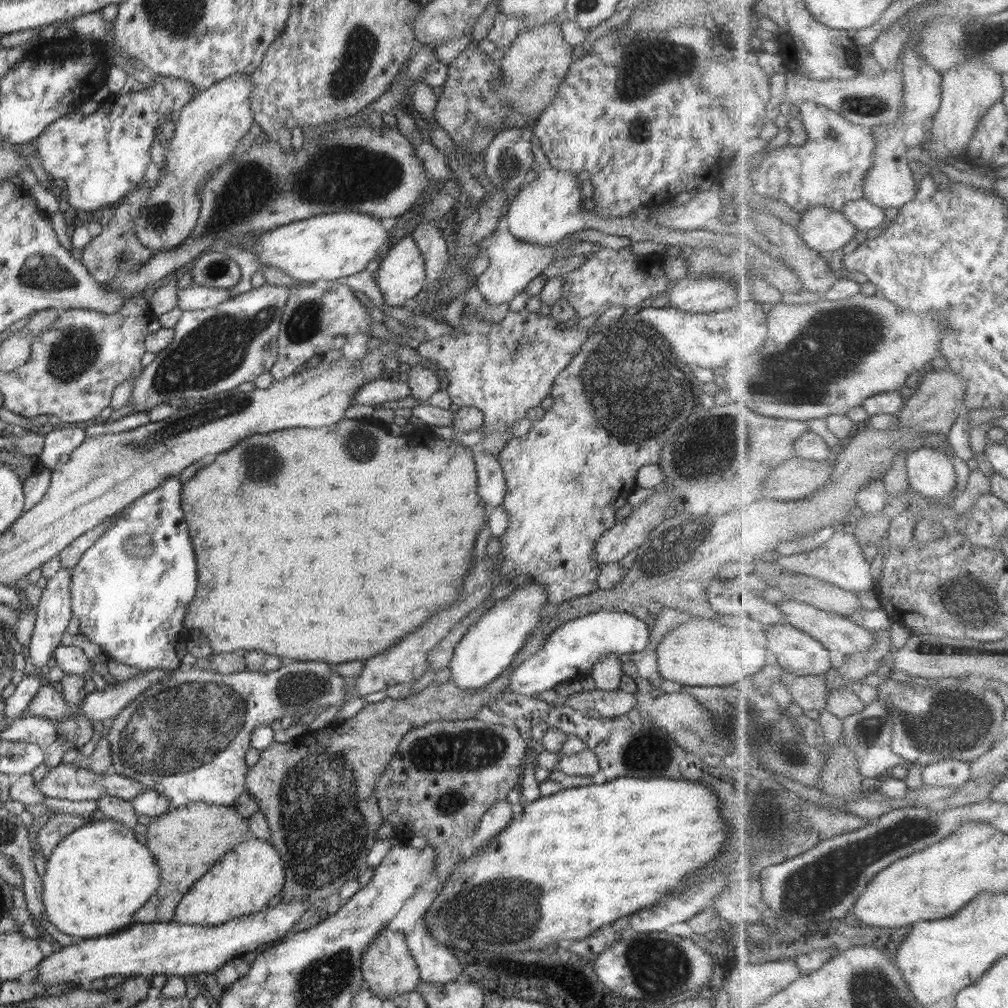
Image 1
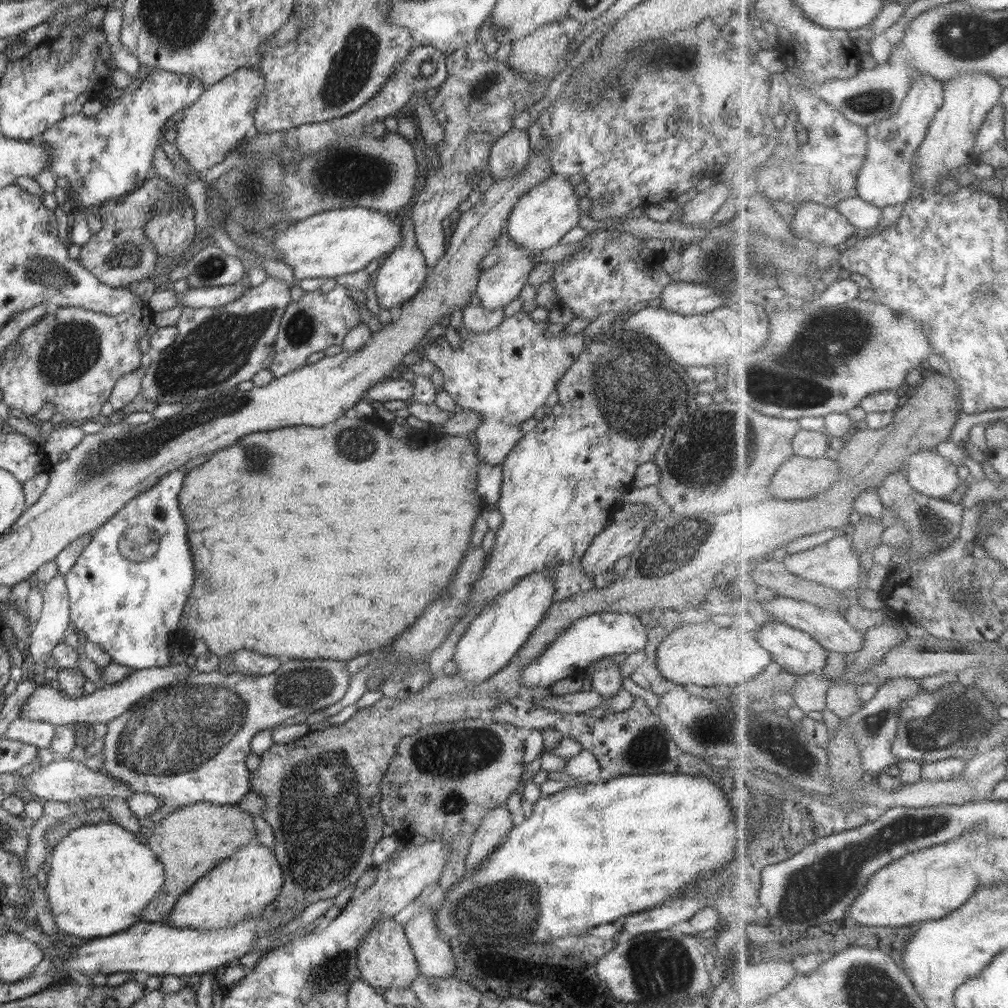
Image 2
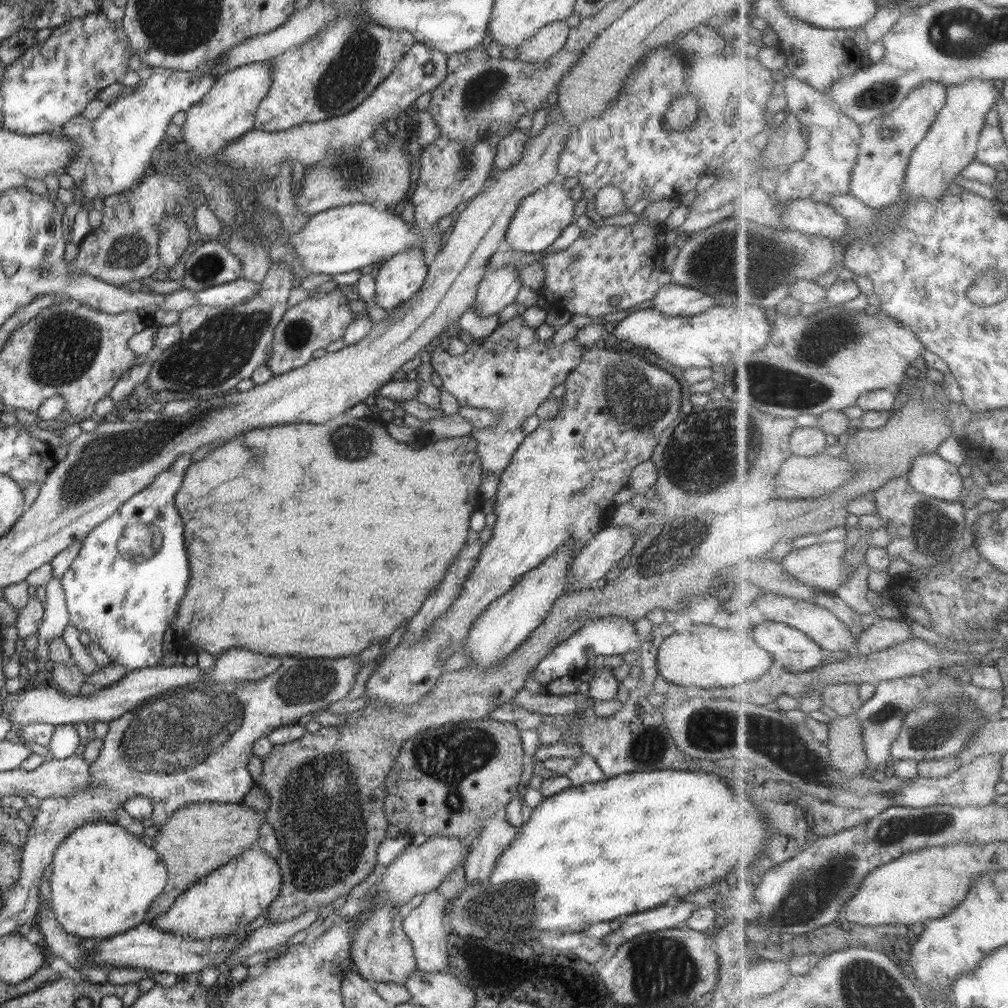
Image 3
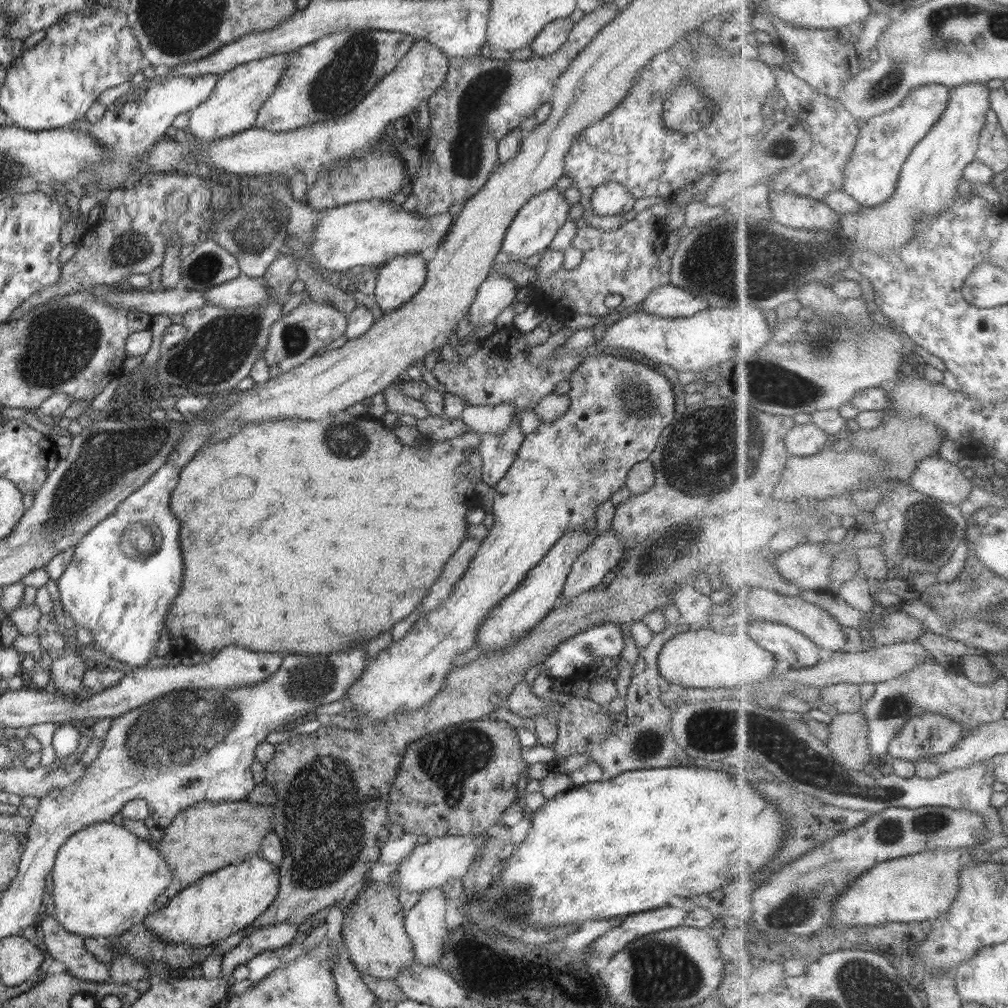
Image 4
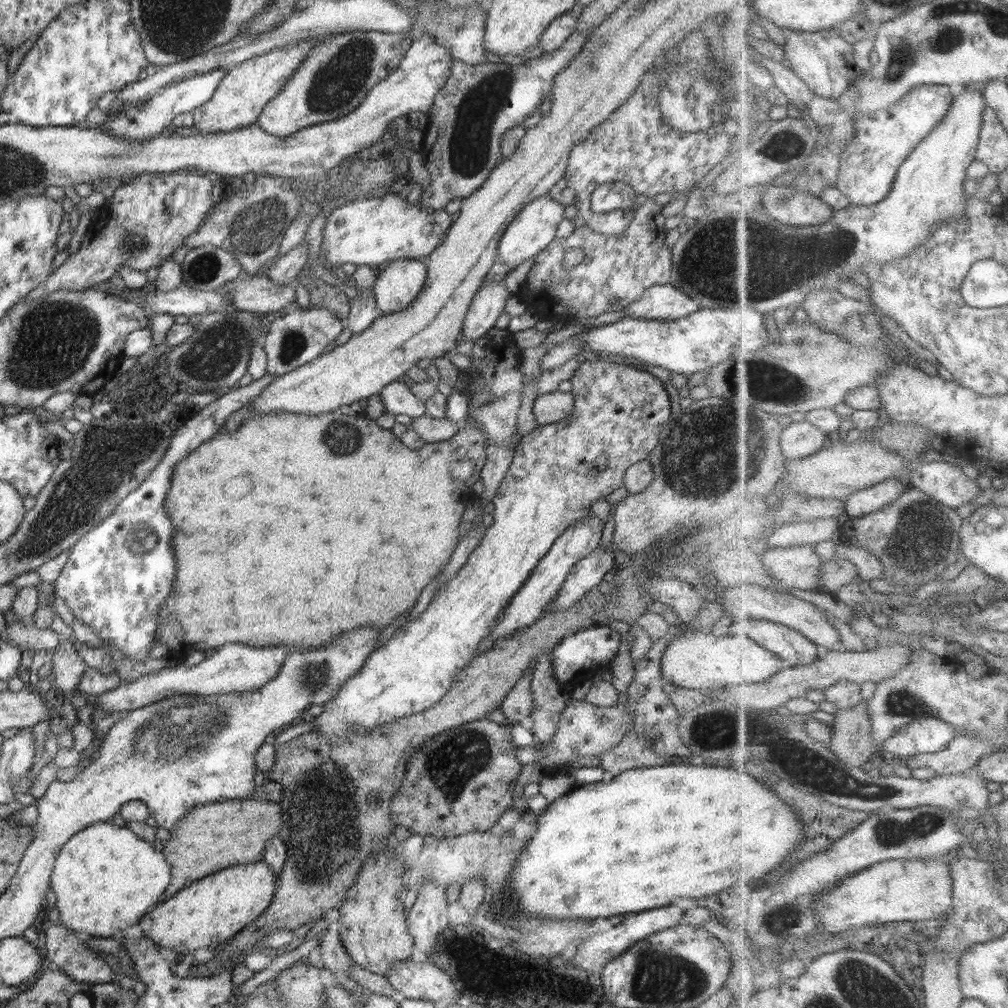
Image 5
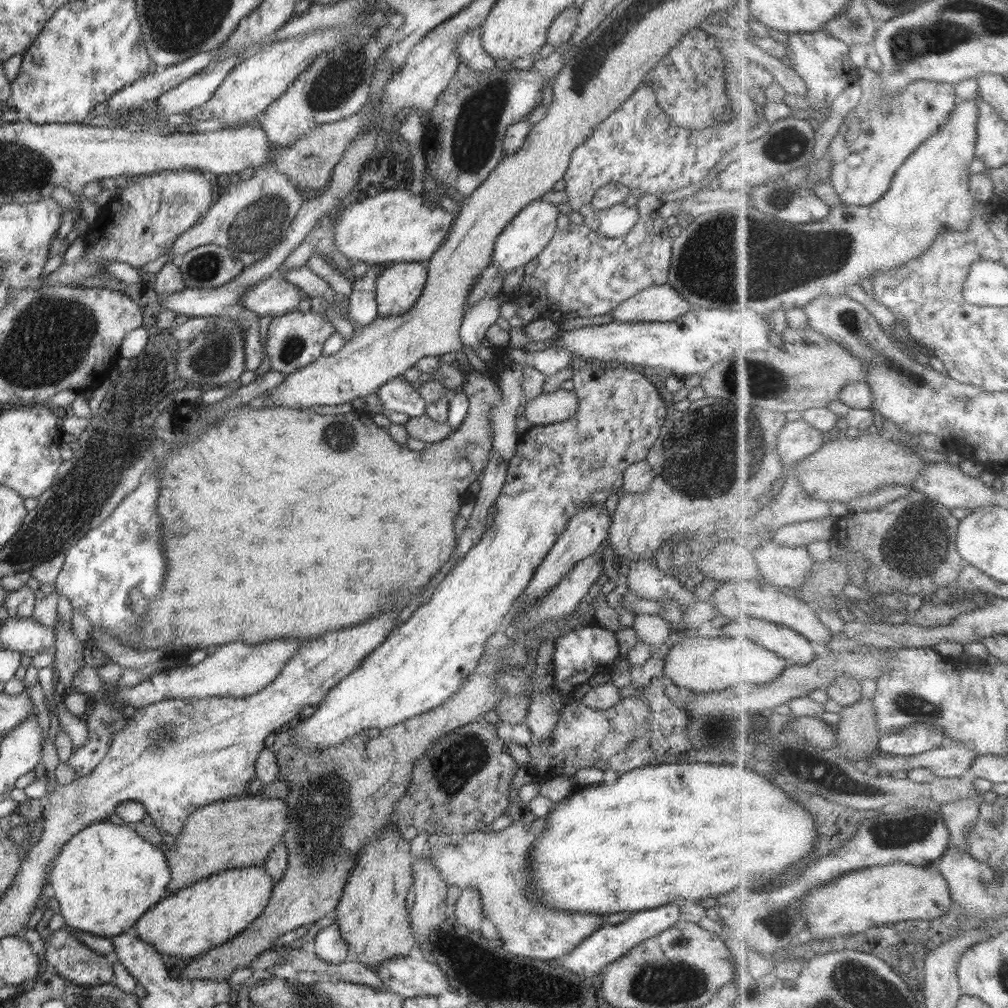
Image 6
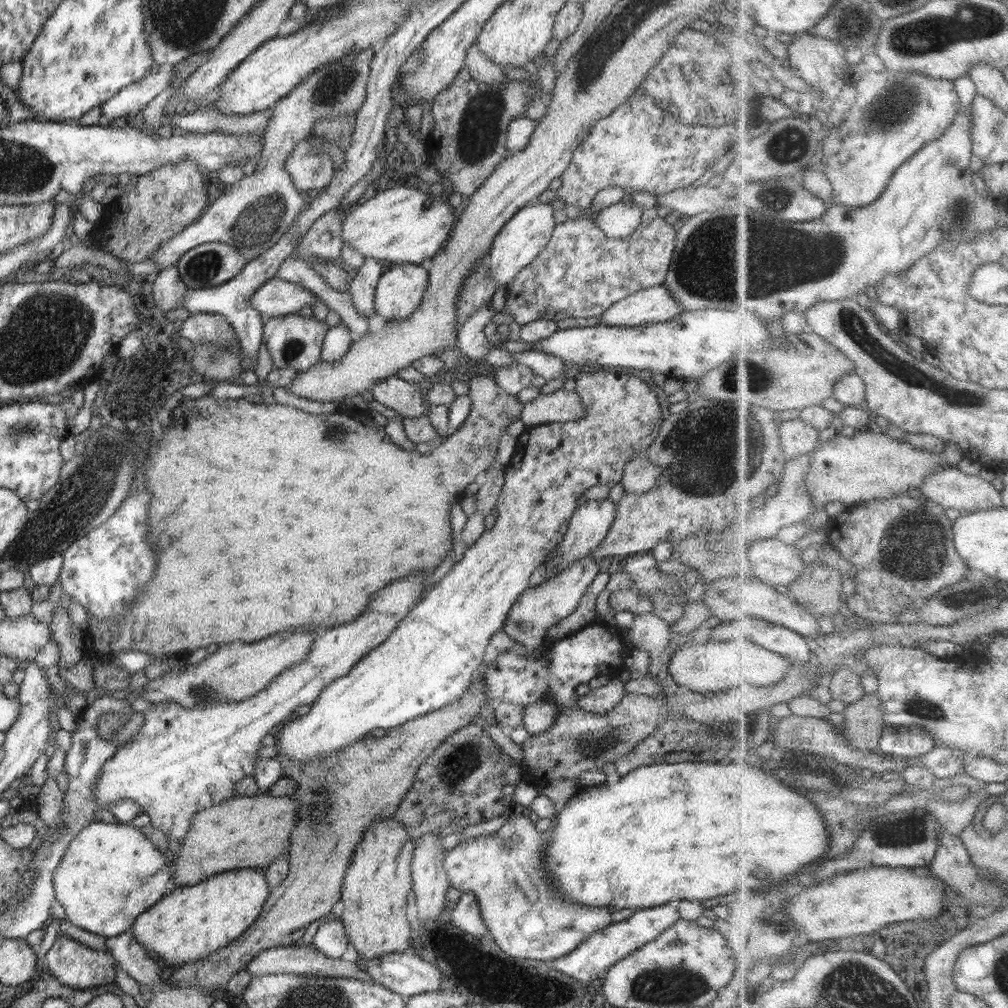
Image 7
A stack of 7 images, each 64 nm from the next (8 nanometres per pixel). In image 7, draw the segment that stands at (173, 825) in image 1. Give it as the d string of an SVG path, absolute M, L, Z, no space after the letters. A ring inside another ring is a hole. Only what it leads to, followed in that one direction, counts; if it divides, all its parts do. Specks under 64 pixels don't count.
M254 795L236 796L228 801L200 810L192 817L192 826L189 833L181 842L182 847L178 853L174 853L176 863L172 866L172 888L176 886L194 886L212 875L220 874L229 870L242 868L264 868L290 848L289 840L292 834L292 826L296 824L298 814L298 802L290 797Z

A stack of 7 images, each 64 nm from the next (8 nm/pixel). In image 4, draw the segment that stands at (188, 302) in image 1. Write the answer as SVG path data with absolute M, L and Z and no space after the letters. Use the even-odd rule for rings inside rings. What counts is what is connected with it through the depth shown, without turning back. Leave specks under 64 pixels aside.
M244 274L203 292L207 302L224 308L255 308L267 304L269 294L271 292L263 276L252 278Z

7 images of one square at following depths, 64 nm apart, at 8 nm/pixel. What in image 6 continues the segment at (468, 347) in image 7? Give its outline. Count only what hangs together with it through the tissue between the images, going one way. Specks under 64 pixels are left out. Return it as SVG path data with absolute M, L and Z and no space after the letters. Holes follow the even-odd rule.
M502 290L491 292L481 298L480 302L466 309L459 330L459 338L463 346L469 346L476 352L480 346L486 344L486 332L490 326L496 324L500 316L501 305L498 296L502 293Z

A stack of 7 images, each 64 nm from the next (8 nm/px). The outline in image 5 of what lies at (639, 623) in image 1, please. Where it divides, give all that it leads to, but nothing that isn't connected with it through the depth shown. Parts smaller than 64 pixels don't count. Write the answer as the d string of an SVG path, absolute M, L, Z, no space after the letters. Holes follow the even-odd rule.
M607 624L592 625L561 638L558 646L550 654L550 664L552 664L554 676L560 686L568 684L568 682L574 684L576 680L580 679L585 680L602 662L612 661L618 655L622 640L621 634L610 629Z

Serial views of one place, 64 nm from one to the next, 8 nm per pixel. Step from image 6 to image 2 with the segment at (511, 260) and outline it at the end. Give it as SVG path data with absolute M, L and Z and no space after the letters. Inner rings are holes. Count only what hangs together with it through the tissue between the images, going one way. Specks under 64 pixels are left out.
M552 172L546 181L538 187L530 189L524 197L518 199L514 205L504 230L508 237L522 249L528 251L542 251L559 244L560 240L572 228L578 226L580 219L579 196L575 192L576 186L570 184L570 178Z

